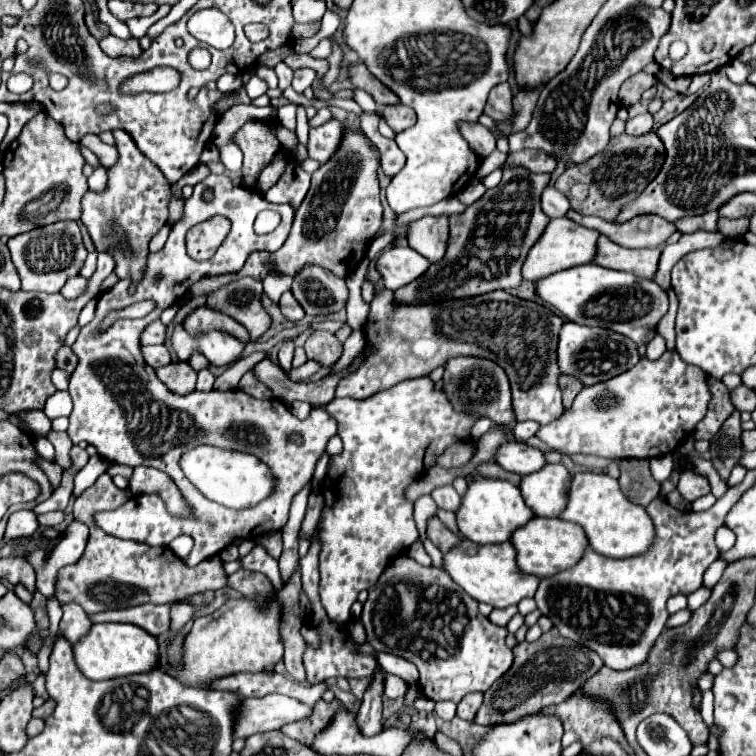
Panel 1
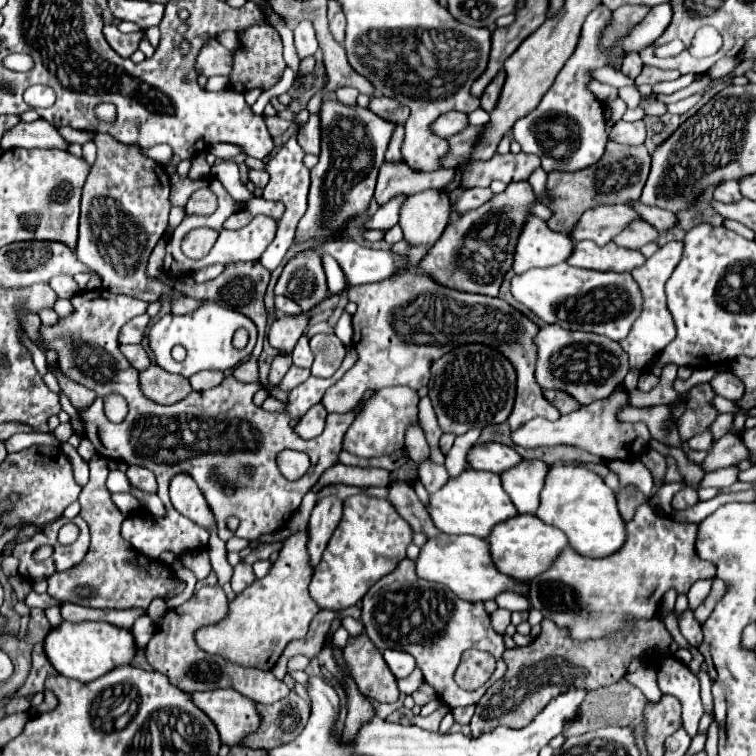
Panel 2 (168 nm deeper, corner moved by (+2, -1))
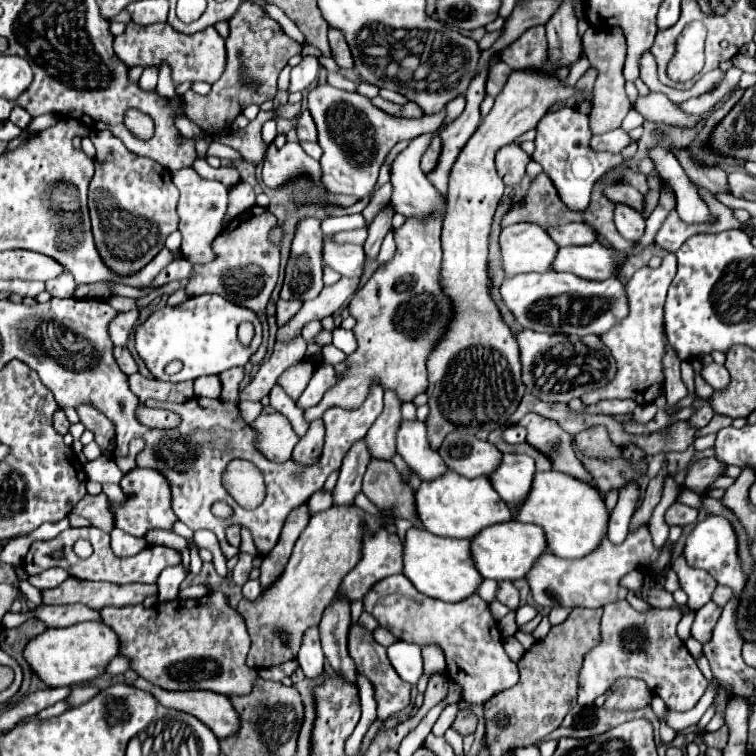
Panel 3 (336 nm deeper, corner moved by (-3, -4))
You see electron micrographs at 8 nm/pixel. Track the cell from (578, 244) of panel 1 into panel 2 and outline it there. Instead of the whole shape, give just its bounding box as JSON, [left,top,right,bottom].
[514,217,572,273]

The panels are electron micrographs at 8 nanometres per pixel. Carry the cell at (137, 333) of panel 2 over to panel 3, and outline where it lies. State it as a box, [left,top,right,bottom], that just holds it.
[111,310,139,346]

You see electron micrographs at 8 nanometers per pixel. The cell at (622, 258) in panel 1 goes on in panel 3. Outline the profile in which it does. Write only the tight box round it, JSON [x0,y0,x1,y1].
[551,242,631,280]

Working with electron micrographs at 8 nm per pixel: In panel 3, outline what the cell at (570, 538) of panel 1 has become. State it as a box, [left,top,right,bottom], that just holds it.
[471,520,547,582]

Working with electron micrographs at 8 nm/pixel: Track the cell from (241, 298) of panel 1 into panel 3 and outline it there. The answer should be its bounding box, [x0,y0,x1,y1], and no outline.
[185,206,279,364]

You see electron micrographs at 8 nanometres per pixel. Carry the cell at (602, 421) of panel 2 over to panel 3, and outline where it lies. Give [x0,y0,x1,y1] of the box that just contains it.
[503,426,527,444]

